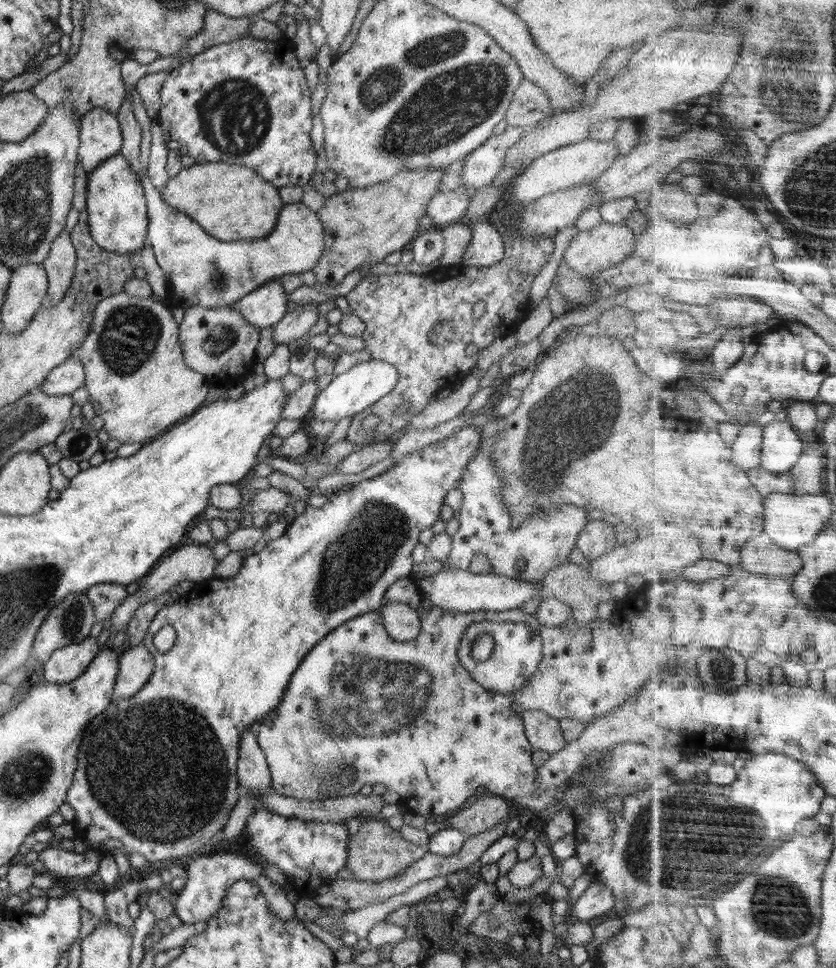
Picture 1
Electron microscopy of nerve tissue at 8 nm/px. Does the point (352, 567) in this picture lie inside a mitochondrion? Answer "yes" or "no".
yes

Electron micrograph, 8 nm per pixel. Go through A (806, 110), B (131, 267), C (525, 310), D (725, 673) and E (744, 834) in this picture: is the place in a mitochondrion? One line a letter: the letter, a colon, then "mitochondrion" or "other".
A: mitochondrion
B: other
C: other
D: mitochondrion
E: mitochondrion

